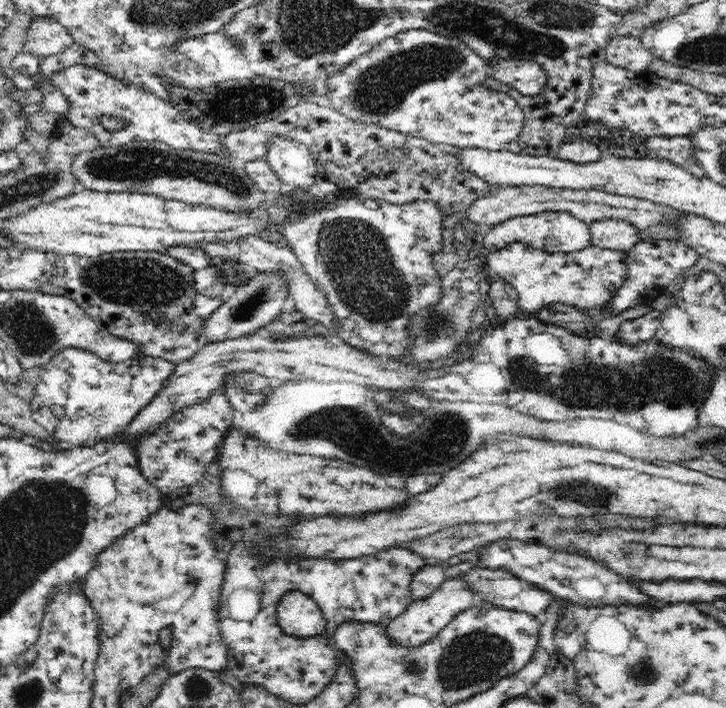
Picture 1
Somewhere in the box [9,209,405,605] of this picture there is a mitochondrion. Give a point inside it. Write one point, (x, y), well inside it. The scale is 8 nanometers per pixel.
(125, 280)

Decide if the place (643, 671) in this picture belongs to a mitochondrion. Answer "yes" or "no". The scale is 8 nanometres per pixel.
yes

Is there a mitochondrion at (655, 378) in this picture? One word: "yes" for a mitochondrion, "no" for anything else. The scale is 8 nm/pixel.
yes

